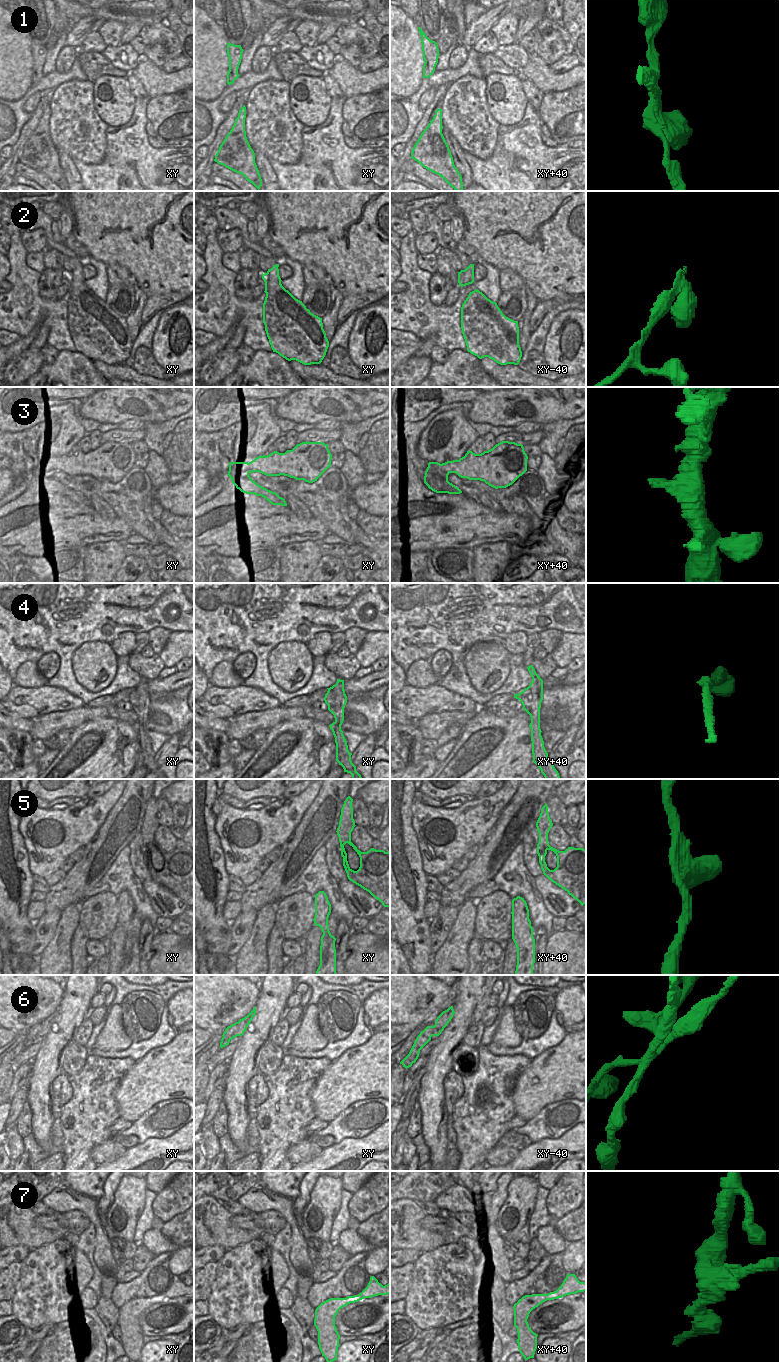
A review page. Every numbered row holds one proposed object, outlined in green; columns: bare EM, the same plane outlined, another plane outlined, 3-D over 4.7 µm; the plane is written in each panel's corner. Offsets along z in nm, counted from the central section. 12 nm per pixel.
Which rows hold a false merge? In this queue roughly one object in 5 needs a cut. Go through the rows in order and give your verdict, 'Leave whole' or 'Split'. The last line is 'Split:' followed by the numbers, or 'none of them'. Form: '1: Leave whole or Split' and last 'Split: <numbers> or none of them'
1: Split
2: Split
3: Split
4: Leave whole
5: Leave whole
6: Split
7: Split
Split: 1, 2, 3, 6, 7.

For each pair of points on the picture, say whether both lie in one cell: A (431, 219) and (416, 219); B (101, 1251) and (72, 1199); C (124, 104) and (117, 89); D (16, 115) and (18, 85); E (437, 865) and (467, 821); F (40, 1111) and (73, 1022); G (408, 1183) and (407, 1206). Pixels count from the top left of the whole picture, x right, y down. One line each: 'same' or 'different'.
A: same
B: same
C: same
D: different
E: same
F: same
G: different

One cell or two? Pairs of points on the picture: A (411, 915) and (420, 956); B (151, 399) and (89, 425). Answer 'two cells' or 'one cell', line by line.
A: one cell
B: two cells

